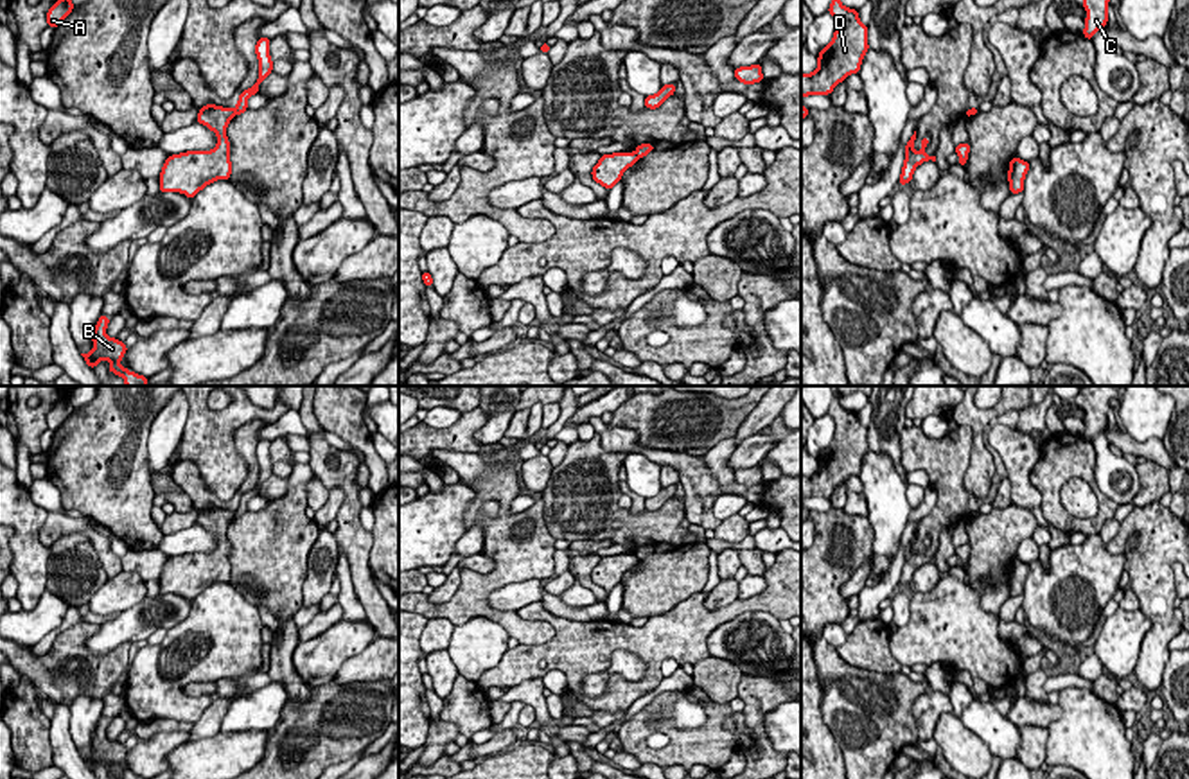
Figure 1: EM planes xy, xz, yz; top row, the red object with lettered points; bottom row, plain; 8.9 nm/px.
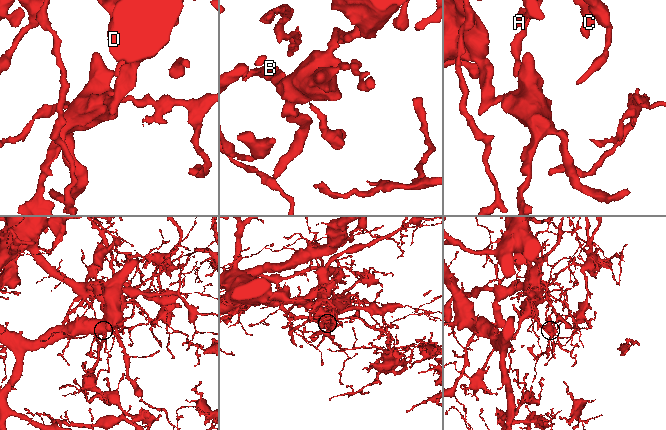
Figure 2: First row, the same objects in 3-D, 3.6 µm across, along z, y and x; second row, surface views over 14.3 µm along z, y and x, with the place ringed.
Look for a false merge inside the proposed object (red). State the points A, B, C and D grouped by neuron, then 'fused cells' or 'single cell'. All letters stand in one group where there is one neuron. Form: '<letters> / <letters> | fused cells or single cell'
A / B C D | fused cells

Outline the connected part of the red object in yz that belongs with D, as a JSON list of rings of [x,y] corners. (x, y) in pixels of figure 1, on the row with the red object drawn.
[[[832,0],[828,13],[835,20],[832,41],[821,48],[817,68],[812,74],[801,72],[801,99],[808,95],[830,95],[850,74],[859,74],[868,45],[868,25],[859,18],[857,9],[844,7]]]

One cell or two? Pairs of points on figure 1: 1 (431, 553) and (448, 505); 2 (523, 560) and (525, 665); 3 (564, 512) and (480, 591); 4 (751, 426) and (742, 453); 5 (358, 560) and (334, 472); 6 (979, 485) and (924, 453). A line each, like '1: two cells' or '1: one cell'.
1: one cell
2: two cells
3: two cells
4: two cells
5: one cell
6: two cells

